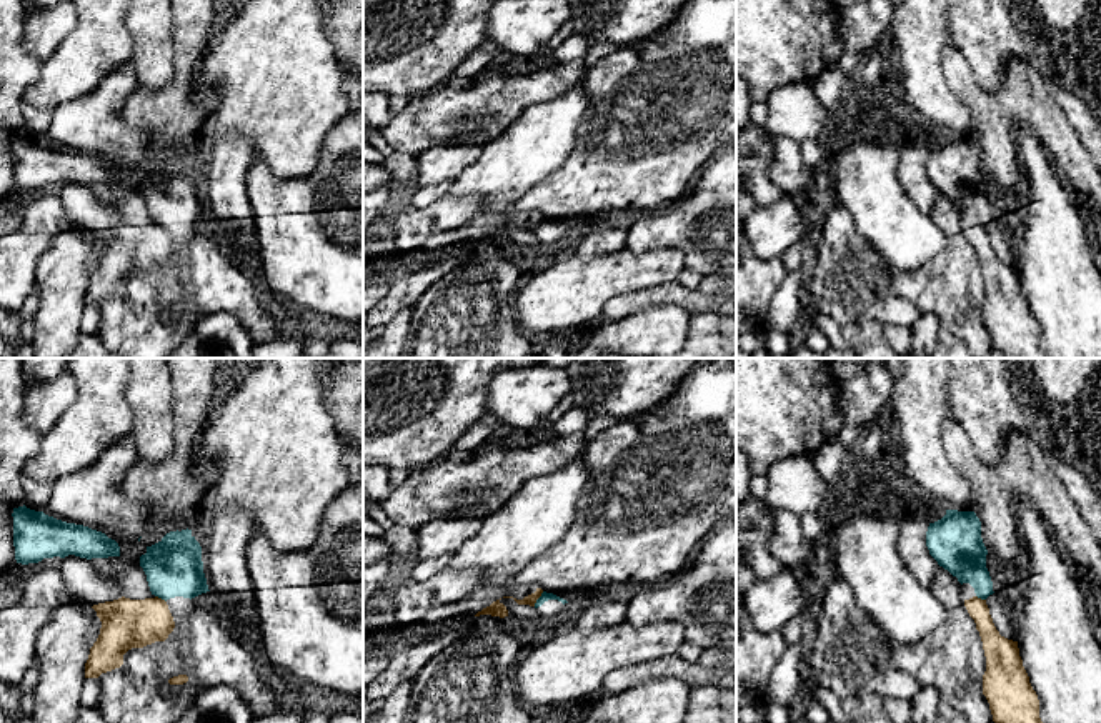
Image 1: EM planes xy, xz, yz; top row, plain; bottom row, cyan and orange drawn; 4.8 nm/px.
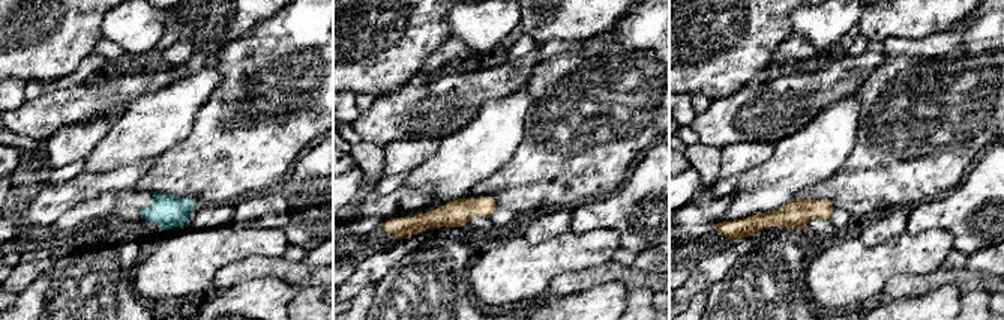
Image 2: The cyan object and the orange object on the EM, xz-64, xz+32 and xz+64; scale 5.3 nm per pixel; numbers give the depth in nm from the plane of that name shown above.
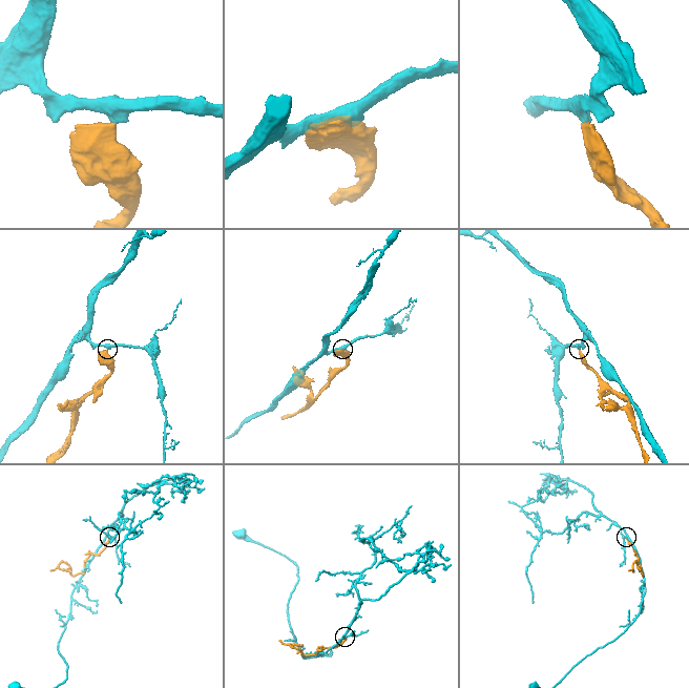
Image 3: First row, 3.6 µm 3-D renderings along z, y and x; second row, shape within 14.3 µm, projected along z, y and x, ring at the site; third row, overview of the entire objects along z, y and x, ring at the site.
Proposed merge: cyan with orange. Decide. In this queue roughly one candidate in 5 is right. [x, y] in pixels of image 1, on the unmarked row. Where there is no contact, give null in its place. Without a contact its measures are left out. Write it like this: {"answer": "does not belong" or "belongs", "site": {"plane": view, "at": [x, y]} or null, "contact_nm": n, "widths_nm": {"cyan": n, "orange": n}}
{"answer": "does not belong", "site": {"plane": "xz", "at": [538, 225]}, "contact_nm": 90, "widths_nm": {"cyan": 50, "orange": 50}}

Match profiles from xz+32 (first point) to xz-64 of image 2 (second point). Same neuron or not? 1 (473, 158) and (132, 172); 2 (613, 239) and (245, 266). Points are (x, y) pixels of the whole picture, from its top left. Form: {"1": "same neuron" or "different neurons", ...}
{"1": "different neurons", "2": "different neurons"}

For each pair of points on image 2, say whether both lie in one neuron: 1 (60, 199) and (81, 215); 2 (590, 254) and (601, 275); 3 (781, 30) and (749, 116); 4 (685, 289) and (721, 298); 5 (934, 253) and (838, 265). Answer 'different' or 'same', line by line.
1: different
2: different
3: different
4: different
5: same

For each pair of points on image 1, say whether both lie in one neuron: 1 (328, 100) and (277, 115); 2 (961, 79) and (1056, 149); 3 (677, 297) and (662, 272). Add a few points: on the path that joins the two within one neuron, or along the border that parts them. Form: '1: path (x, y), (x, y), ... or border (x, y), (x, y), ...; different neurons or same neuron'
1: path (315, 100), (290, 102); same neuron
2: path (985, 105), (990, 110), (1025, 110), (1036, 122); same neuron
3: border (673, 280), (628, 292); different neurons

